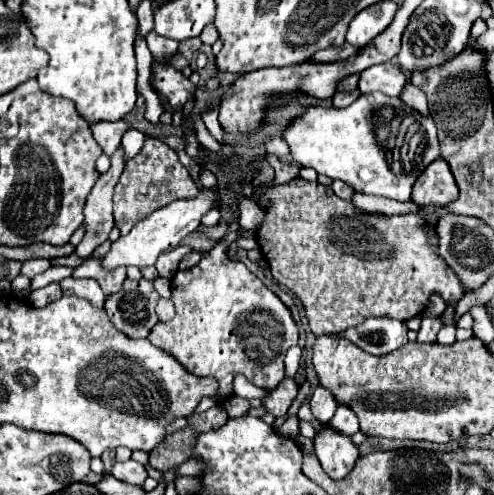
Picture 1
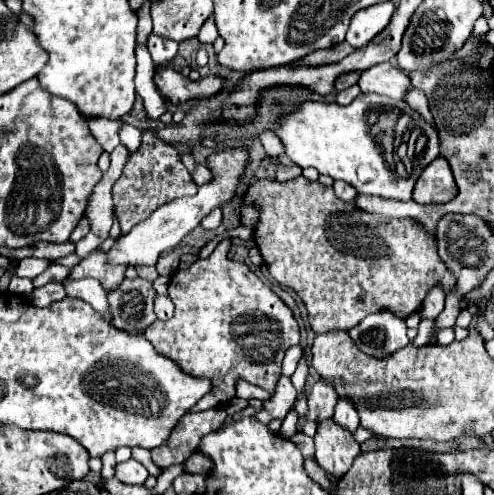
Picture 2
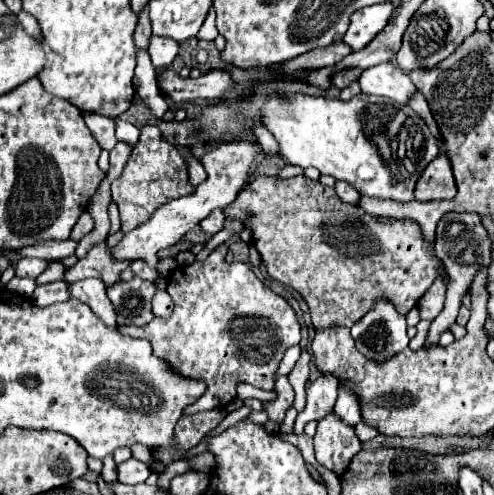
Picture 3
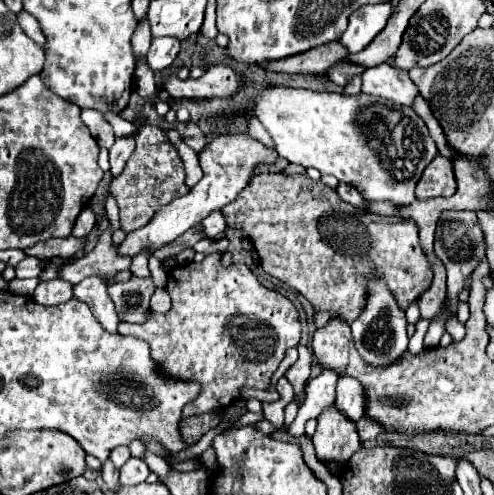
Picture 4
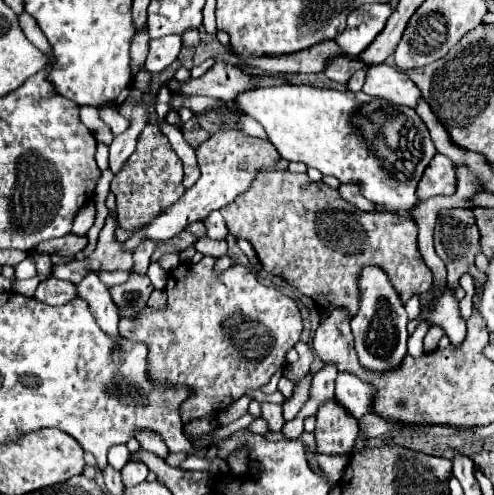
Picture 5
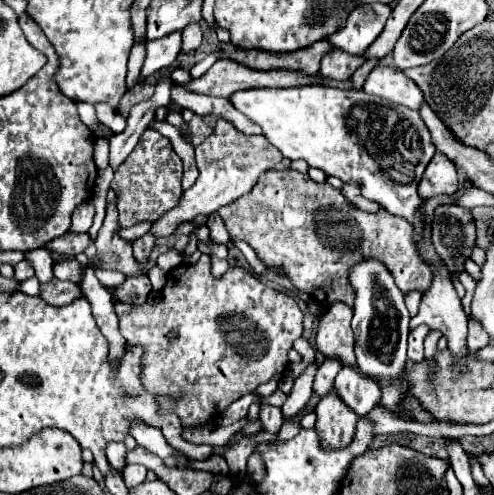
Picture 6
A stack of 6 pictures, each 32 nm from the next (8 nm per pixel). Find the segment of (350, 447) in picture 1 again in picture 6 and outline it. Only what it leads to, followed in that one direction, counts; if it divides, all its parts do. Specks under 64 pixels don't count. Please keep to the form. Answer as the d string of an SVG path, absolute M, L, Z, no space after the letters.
M336 388L320 400L316 406L316 428L320 428L320 436L324 436L324 444L332 448L340 448L352 440L352 432L356 428L358 416L348 408L348 404L338 396Z

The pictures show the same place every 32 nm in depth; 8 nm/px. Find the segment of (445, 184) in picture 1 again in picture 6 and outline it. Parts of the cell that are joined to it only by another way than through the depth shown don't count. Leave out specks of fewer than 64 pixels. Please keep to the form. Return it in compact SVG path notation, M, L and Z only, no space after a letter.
M436 152L420 180L420 186L418 186L420 196L424 196L426 200L440 194L454 194L456 190L458 190L456 166L444 154Z

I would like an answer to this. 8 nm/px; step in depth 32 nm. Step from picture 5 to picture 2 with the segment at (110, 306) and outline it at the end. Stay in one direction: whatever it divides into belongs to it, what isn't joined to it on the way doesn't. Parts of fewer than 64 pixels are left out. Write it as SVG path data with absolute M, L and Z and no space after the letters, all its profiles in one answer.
M96 278L64 280L64 288L66 288L68 296L80 298L80 300L88 302L98 314L102 314L102 318L104 318L108 324L112 324L110 306L108 306L108 300L106 300L106 290L102 288L100 280L96 280Z

